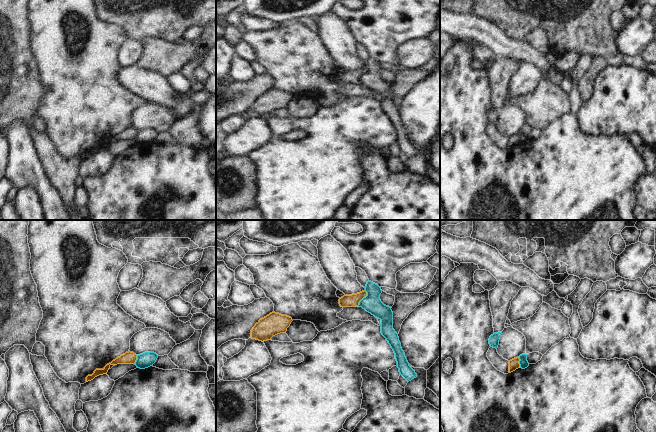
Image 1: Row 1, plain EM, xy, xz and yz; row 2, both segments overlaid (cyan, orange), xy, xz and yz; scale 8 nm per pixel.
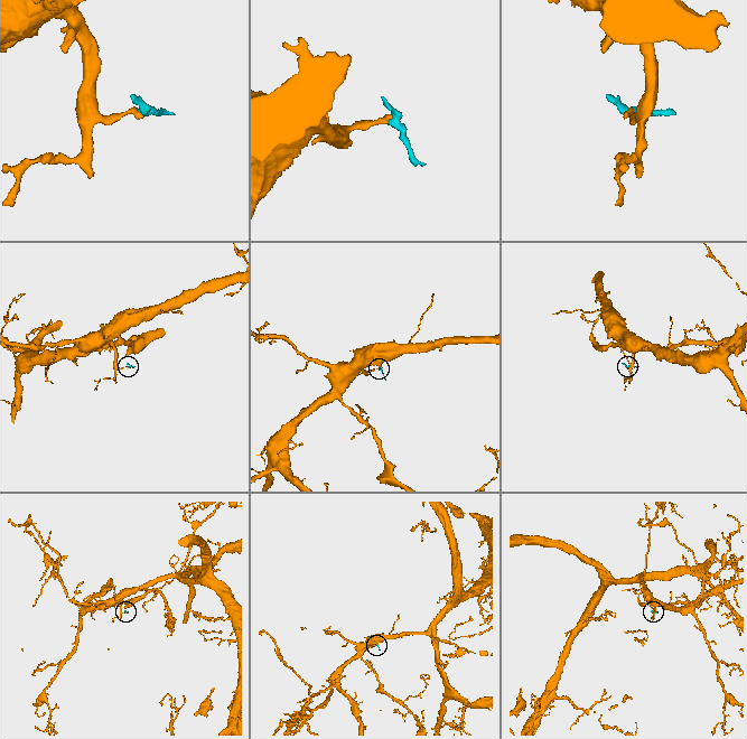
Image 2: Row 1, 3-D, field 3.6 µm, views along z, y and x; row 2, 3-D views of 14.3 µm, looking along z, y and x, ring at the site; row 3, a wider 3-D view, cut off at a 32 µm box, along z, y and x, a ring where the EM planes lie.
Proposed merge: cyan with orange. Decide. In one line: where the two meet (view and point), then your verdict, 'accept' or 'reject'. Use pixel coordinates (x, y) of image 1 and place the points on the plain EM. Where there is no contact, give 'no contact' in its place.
contact xz (363, 74); reject

